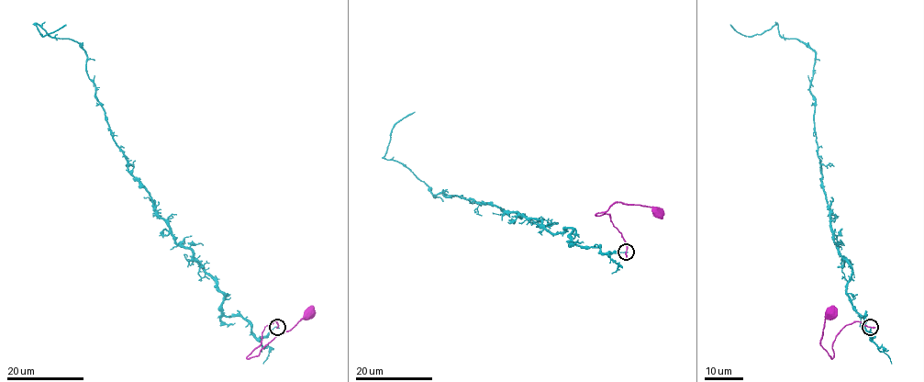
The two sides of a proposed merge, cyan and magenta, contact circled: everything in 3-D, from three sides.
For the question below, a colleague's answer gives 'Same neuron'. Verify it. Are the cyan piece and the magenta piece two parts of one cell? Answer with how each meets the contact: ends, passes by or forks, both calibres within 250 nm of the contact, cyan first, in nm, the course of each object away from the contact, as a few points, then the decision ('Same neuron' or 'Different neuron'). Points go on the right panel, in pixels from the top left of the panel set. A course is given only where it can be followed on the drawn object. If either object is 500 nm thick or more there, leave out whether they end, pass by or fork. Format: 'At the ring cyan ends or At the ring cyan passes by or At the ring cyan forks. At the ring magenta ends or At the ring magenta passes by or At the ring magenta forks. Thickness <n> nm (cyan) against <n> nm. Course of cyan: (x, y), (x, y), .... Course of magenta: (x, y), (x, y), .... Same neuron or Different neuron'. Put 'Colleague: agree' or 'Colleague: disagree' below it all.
At the ring cyan ends. At the ring magenta ends. Thickness 170 nm (cyan) against 200 nm. Course of cyan: (870, 327), (871, 338), (833, 241), (815, 52), (775, 25), (747, 37), (730, 25). Course of magenta: (870, 327), (857, 321), (847, 324), (832, 343), (831, 358), (819, 342), (825, 319), (829, 314). Different neuron
Colleague: disagree

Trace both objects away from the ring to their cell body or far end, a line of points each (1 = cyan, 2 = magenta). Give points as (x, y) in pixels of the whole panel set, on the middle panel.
1: (626, 252), (580, 247), (571, 228), (551, 233), (496, 206), (435, 196), (384, 157), (392, 129), (415, 112)
2: (626, 252), (624, 239), (611, 222), (609, 214), (596, 213), (605, 212), (618, 201), (652, 207), (658, 211)

